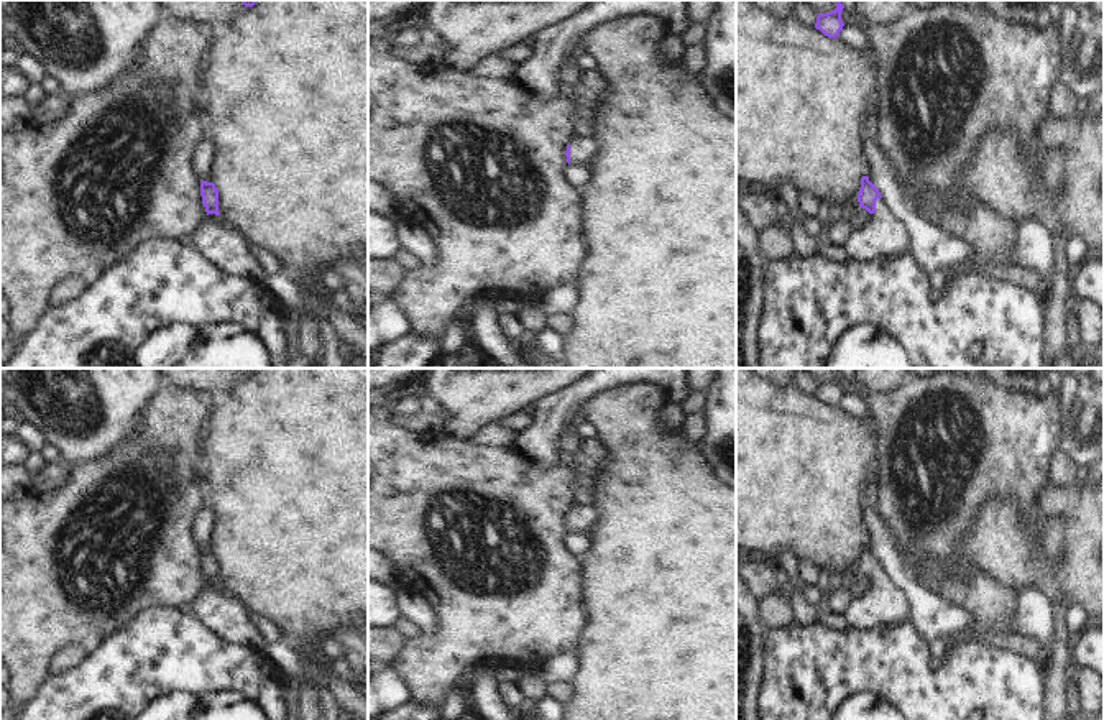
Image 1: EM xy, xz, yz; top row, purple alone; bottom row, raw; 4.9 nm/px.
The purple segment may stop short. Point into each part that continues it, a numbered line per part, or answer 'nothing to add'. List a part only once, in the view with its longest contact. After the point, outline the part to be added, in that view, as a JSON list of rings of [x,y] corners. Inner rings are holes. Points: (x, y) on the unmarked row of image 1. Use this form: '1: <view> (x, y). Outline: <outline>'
1: yz (883, 600). Outline: [[[879,565],[876,580],[854,592],[841,615],[849,626],[897,623],[908,618],[908,603],[902,587],[886,572],[884,565]]]

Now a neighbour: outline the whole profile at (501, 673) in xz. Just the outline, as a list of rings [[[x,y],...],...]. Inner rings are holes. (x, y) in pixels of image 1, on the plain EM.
[[[494,664],[491,671],[491,679],[498,684],[518,684],[518,681],[527,674],[534,672],[532,669],[522,669],[514,664]]]

